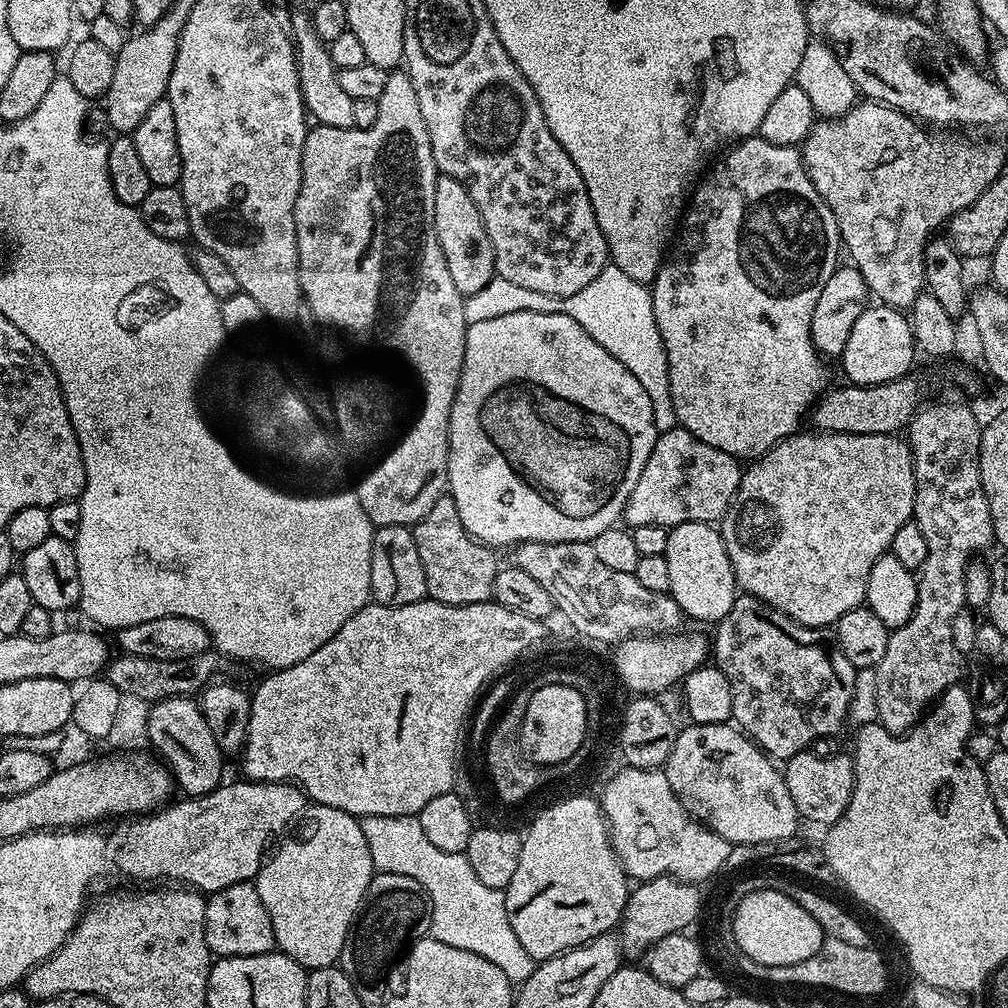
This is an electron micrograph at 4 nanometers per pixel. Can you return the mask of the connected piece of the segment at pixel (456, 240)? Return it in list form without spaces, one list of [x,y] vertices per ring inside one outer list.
[[[443,174],[438,176],[434,189],[434,230],[438,234],[442,254],[446,254],[446,266],[450,266],[450,279],[454,286],[458,286],[460,295],[466,297],[482,290],[482,286],[496,275],[490,234],[486,234],[482,214],[478,214],[478,206],[474,206],[474,198],[470,198],[467,186]]]

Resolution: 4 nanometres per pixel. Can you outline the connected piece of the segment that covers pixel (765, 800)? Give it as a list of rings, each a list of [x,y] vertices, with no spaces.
[[[694,724],[676,733],[674,750],[662,771],[668,776],[674,794],[695,819],[726,838],[731,845],[774,842],[797,835],[796,807],[786,790],[781,769],[739,727],[727,724]]]

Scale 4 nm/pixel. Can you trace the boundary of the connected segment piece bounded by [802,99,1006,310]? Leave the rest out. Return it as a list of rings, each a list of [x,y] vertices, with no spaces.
[[[865,99],[863,102],[853,104],[851,110],[844,116],[839,116],[833,120],[817,119],[802,145],[804,169],[810,178],[810,182],[814,182],[814,190],[818,190],[818,194],[826,202],[826,206],[830,206],[830,210],[838,222],[840,243],[843,251],[847,255],[848,252],[852,255],[851,263],[862,274],[869,293],[879,303],[886,304],[890,308],[899,308],[901,310],[911,309],[914,298],[918,298],[918,294],[925,291],[926,288],[924,282],[924,247],[927,246],[930,237],[935,233],[932,231],[939,224],[940,227],[947,225],[954,214],[958,214],[964,208],[970,207],[999,178],[1000,173],[1005,171],[1006,168],[1006,164],[1004,164],[1004,152],[996,144],[971,144],[970,141],[963,140],[960,136],[952,136],[956,134],[945,135],[948,137],[943,140],[942,137],[935,136],[935,134],[940,135],[922,126],[921,121],[912,119],[905,112],[899,112],[890,105],[879,104],[874,100]]]

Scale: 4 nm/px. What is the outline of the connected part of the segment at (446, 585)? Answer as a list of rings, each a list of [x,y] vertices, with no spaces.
[[[451,494],[438,498],[434,510],[412,528],[418,558],[426,570],[428,596],[443,604],[483,604],[492,600],[494,578],[498,571],[497,553],[475,540],[462,526]]]

